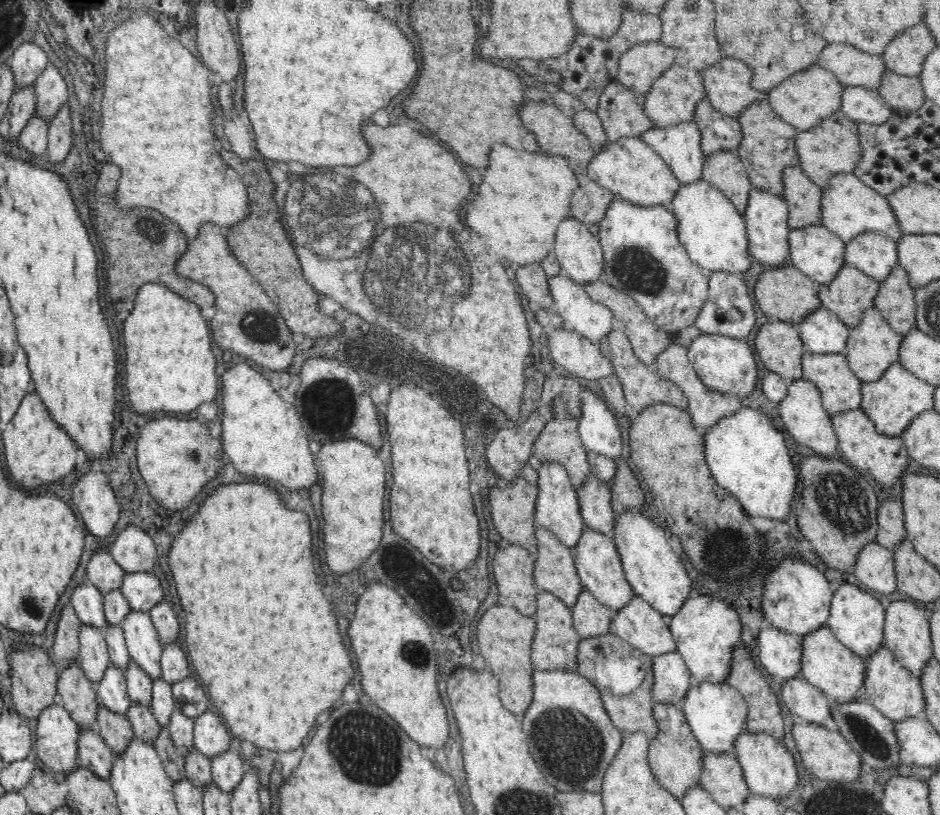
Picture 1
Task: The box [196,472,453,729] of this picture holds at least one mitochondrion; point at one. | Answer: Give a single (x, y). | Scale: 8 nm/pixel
(414, 654)

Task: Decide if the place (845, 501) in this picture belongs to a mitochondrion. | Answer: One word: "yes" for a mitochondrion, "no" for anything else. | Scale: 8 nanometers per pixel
yes

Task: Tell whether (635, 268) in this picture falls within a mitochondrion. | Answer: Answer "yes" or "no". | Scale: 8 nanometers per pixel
yes

